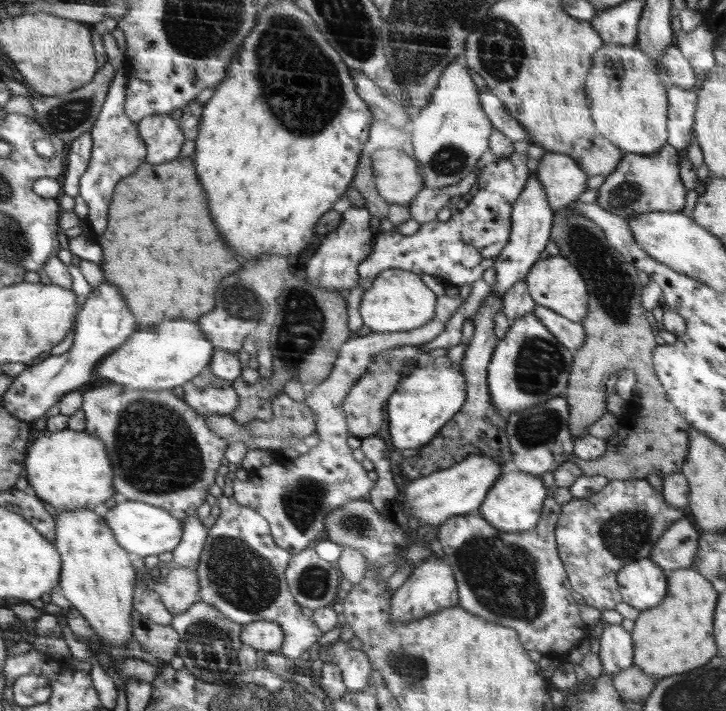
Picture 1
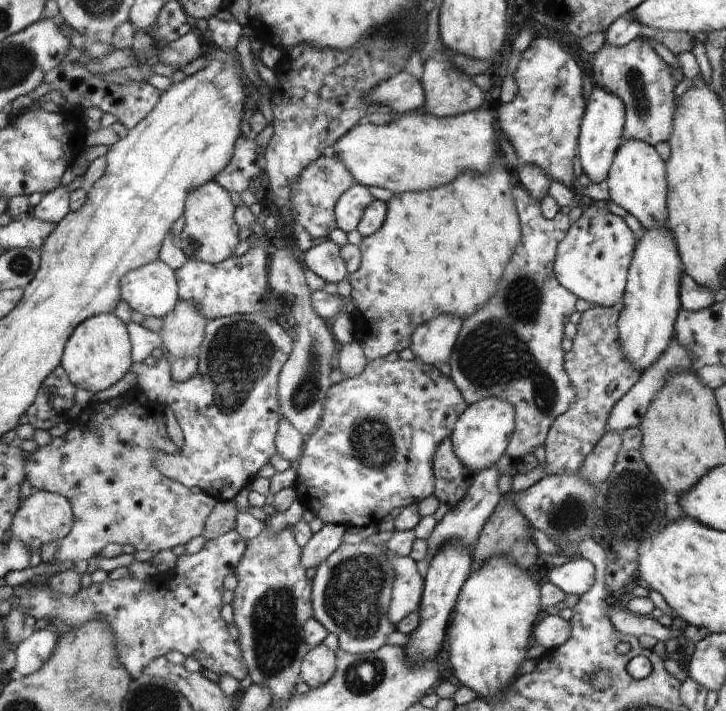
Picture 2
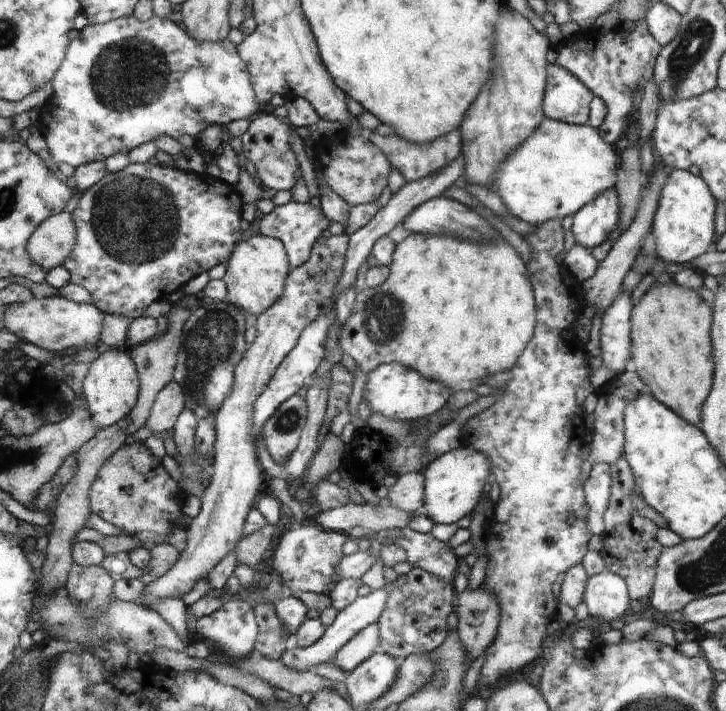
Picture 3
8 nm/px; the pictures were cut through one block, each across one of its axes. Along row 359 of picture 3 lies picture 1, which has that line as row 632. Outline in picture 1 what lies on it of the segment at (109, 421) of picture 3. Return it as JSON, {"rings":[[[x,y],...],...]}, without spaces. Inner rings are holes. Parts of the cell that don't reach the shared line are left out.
{"rings":[[[102,510],[58,512],[56,546],[64,559],[61,590],[72,606],[89,621],[102,645],[124,649],[132,637],[130,612],[136,578],[128,552],[117,542]]]}

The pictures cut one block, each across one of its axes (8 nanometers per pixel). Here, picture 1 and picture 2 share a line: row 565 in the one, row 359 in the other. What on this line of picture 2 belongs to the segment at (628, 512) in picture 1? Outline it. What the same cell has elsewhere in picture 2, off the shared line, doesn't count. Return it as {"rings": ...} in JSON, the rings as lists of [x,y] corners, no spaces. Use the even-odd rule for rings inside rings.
{"rings":[[[623,303],[612,308],[591,304],[590,308],[581,314],[572,349],[566,353],[566,370],[579,392],[579,399],[560,415],[551,427],[547,442],[544,443],[544,466],[538,463],[531,472],[514,475],[511,489],[513,492],[530,488],[546,474],[576,474],[606,434],[607,422],[615,404],[638,382],[641,372],[624,356],[623,343],[619,336],[618,320],[622,310]]]}

